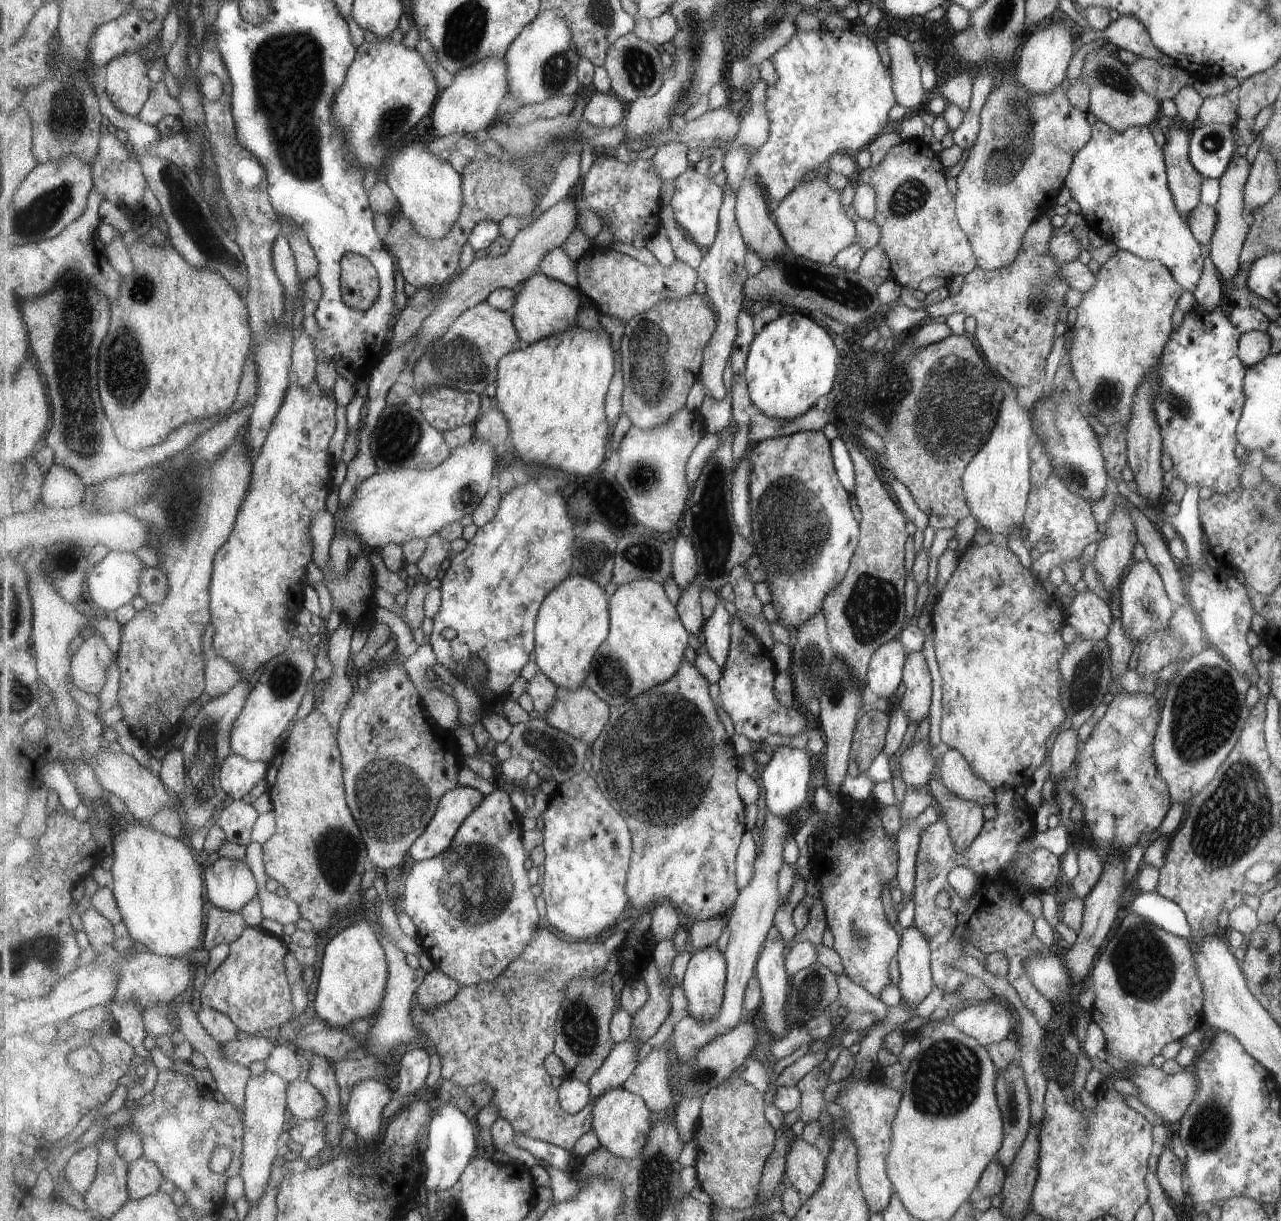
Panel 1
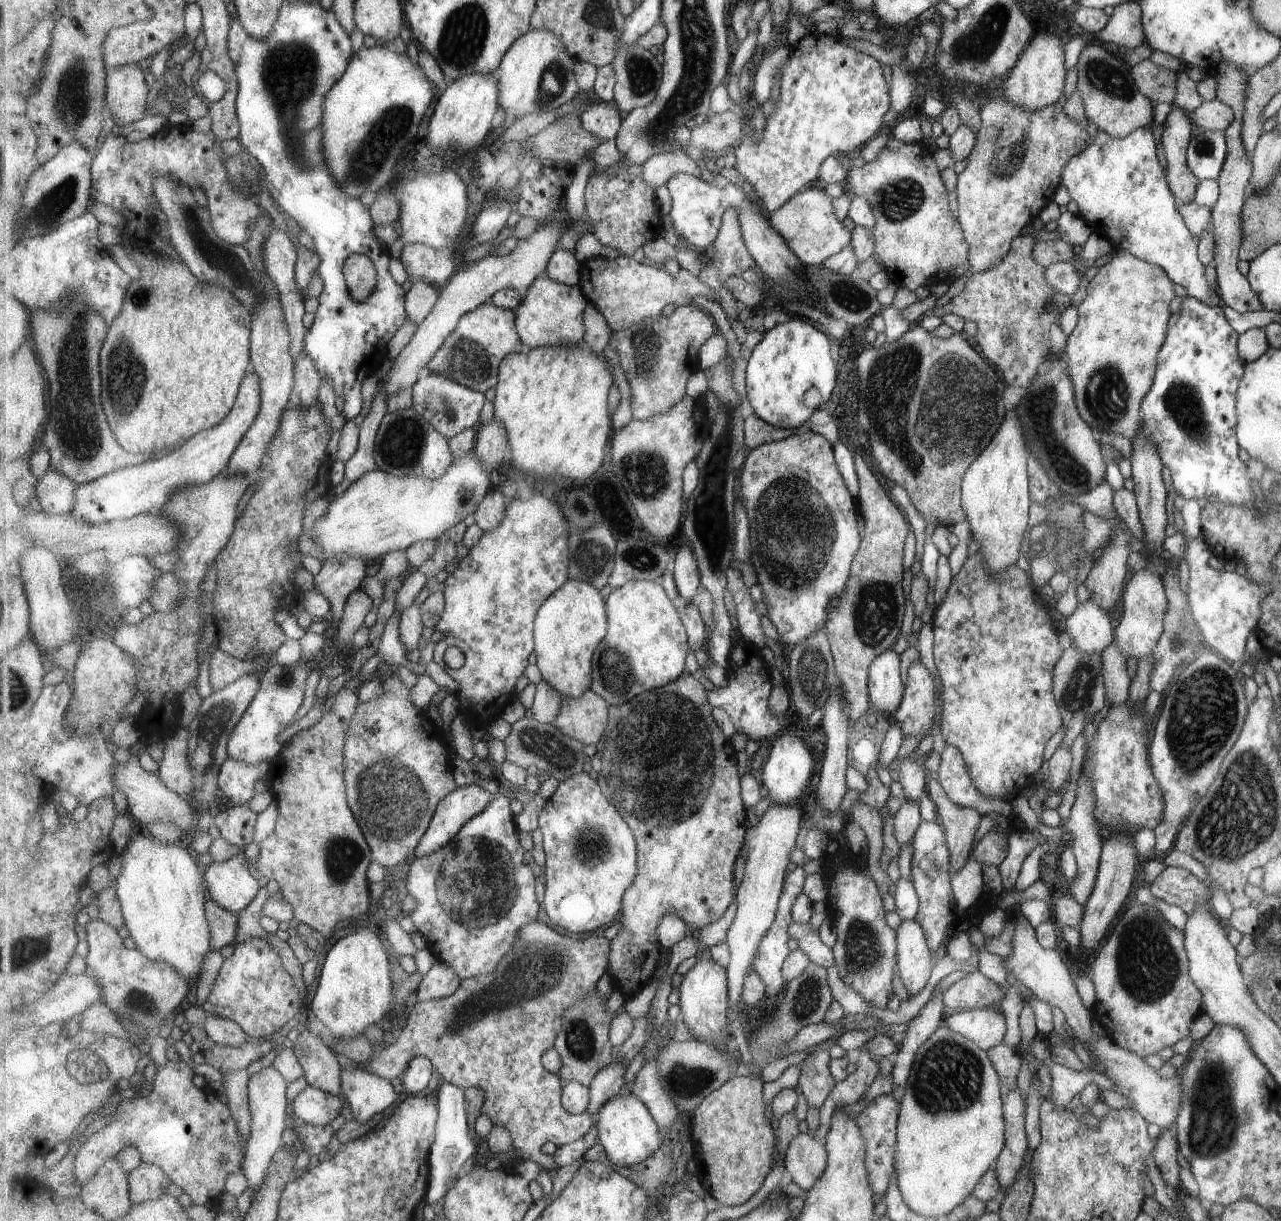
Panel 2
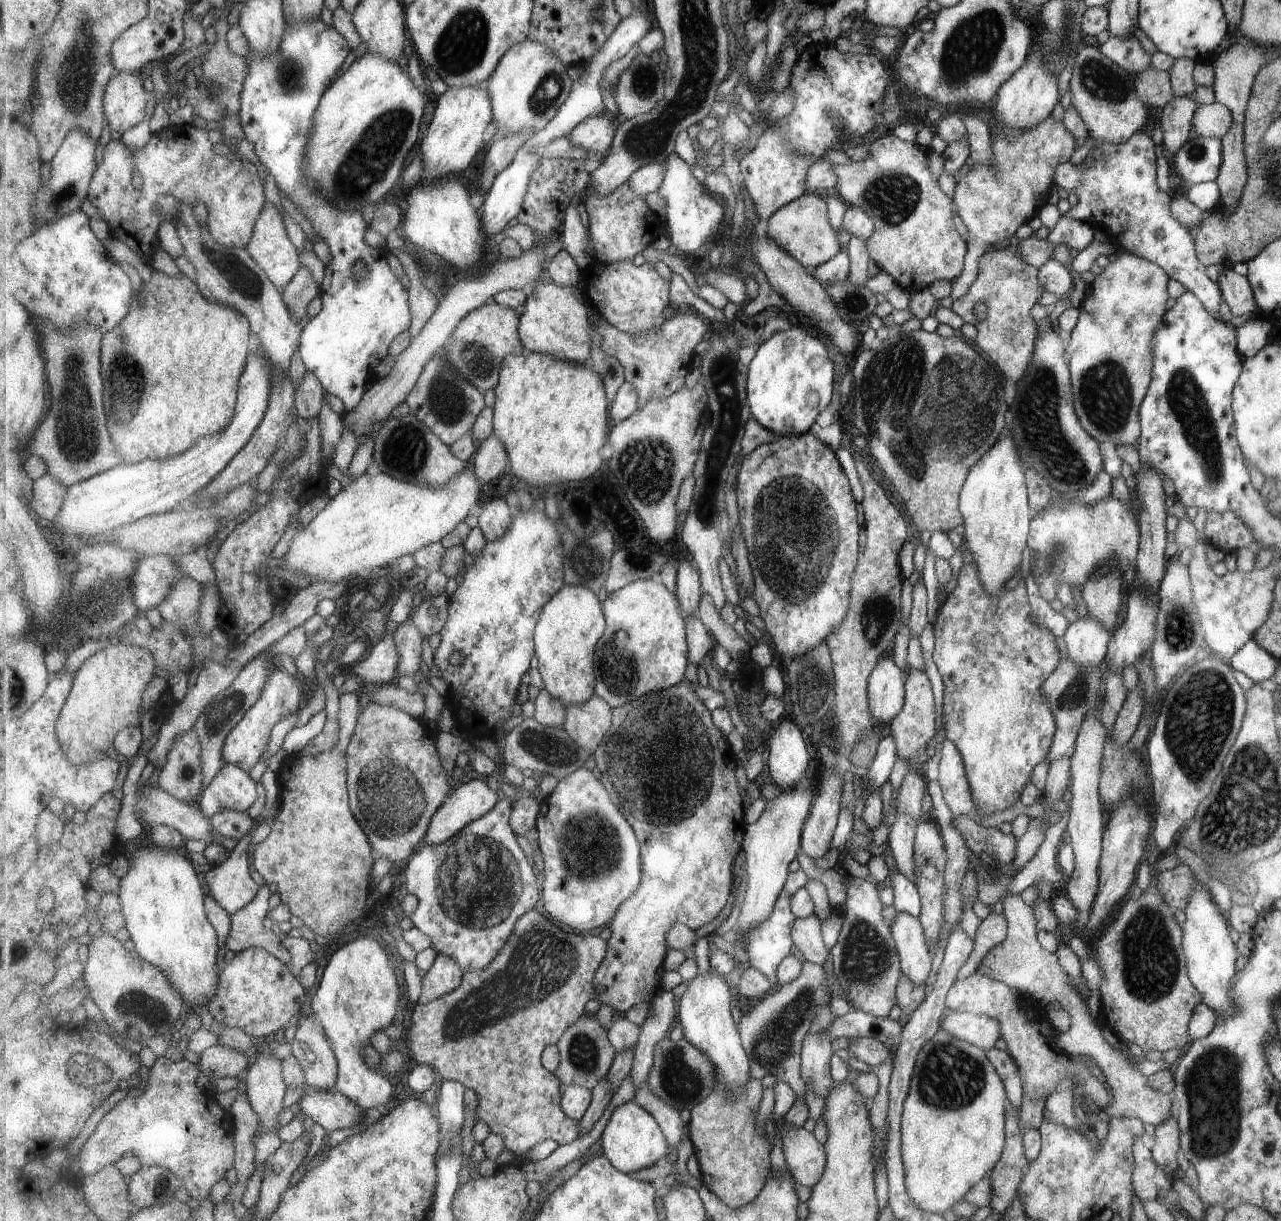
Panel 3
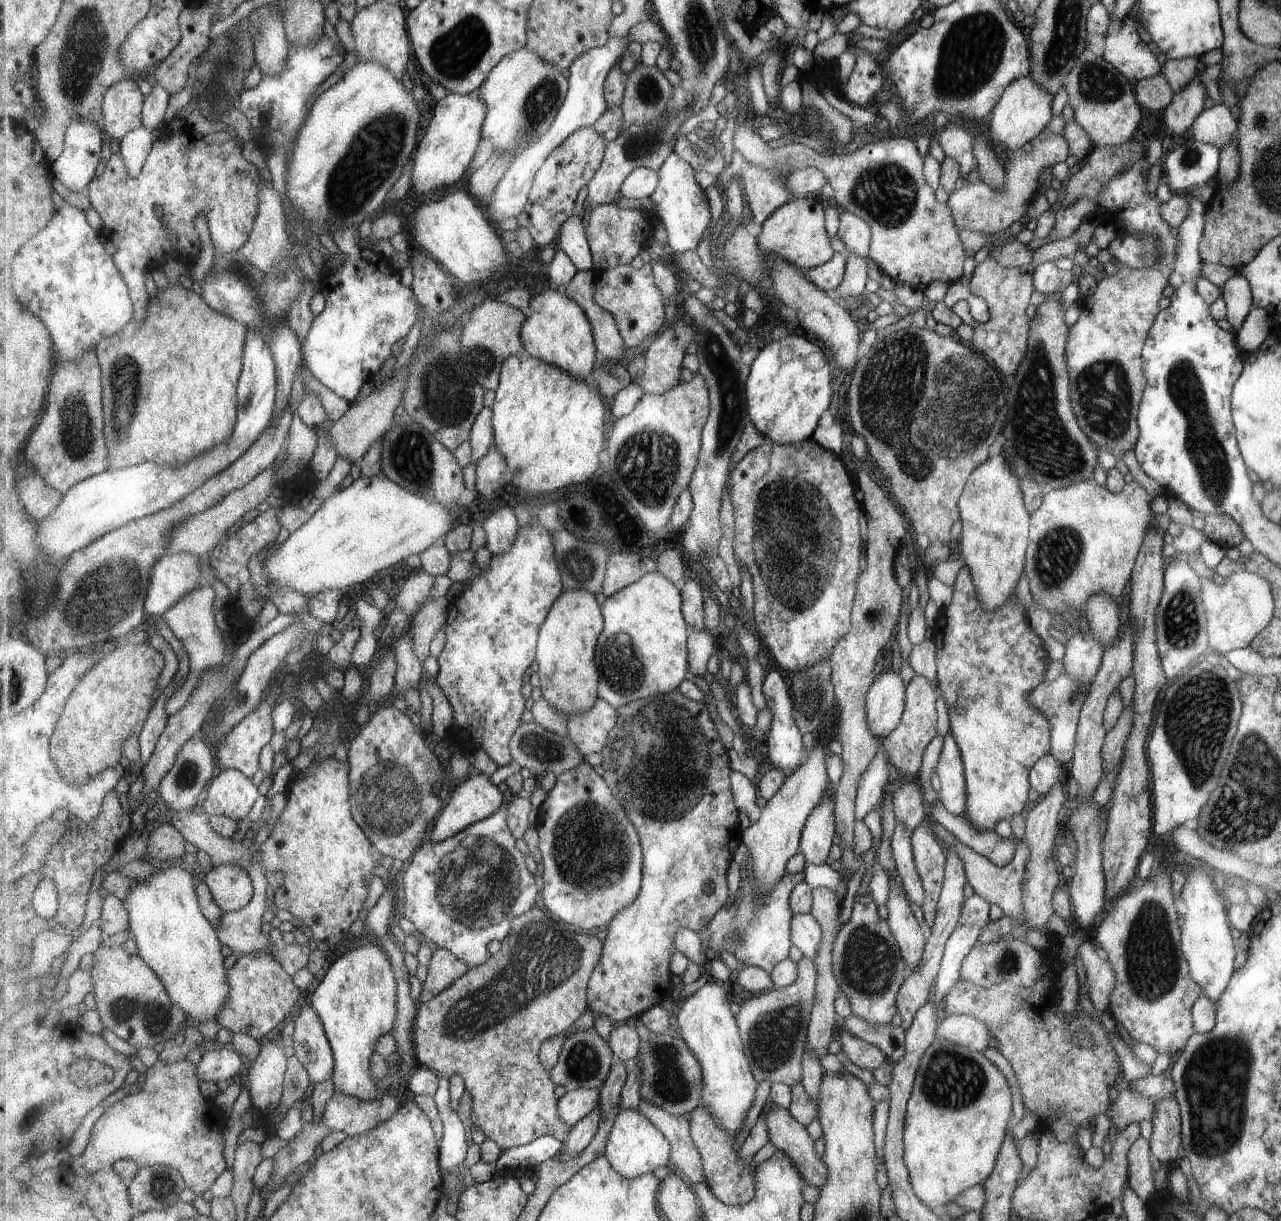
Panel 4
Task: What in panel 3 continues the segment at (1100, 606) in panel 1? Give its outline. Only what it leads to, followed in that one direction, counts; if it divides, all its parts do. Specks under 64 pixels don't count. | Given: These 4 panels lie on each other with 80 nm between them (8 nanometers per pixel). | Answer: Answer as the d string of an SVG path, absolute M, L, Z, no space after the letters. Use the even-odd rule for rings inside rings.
M1085 614L1083 617L1077 618L1075 622L1068 623L1067 629L1063 634L1063 642L1067 647L1066 657L1071 658L1075 664L1079 666L1099 667L1099 662L1104 661L1105 654L1108 652L1108 642L1111 637L1109 630L1105 626L1101 626L1091 614Z

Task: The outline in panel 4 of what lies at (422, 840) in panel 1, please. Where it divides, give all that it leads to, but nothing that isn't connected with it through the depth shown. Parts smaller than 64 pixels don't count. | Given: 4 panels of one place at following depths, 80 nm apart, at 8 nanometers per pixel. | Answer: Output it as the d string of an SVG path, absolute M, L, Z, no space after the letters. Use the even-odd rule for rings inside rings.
M483 773L475 774L456 785L449 803L441 810L441 814L431 826L428 839L433 842L443 842L447 838L456 836L465 828L495 814L503 802L505 802L503 792L491 782L490 777Z

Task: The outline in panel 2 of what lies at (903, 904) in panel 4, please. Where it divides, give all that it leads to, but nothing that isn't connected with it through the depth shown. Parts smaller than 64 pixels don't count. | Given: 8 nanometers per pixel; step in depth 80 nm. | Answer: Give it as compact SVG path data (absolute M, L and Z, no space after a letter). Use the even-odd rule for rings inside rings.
M900 919L897 933L897 970L903 990L910 996L920 992L933 967L921 925L913 919Z

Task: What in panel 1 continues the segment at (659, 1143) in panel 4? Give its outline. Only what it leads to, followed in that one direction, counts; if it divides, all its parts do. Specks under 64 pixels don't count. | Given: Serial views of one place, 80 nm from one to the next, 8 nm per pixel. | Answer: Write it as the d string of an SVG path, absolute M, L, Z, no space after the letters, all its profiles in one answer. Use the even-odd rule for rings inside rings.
M624 1087L609 1088L599 1098L592 1098L593 1126L600 1145L620 1158L637 1158L648 1146L648 1135L652 1131L654 1114L648 1104L639 1095L626 1090Z

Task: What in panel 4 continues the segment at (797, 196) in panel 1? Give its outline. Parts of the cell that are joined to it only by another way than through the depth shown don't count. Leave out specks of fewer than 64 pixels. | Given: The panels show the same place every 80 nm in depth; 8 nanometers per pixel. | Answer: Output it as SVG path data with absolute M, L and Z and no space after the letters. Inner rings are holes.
M809 196L796 198L781 206L762 226L758 236L759 249L765 253L787 258L803 270L815 268L828 262L835 254L830 246L830 239L823 228L823 206Z

